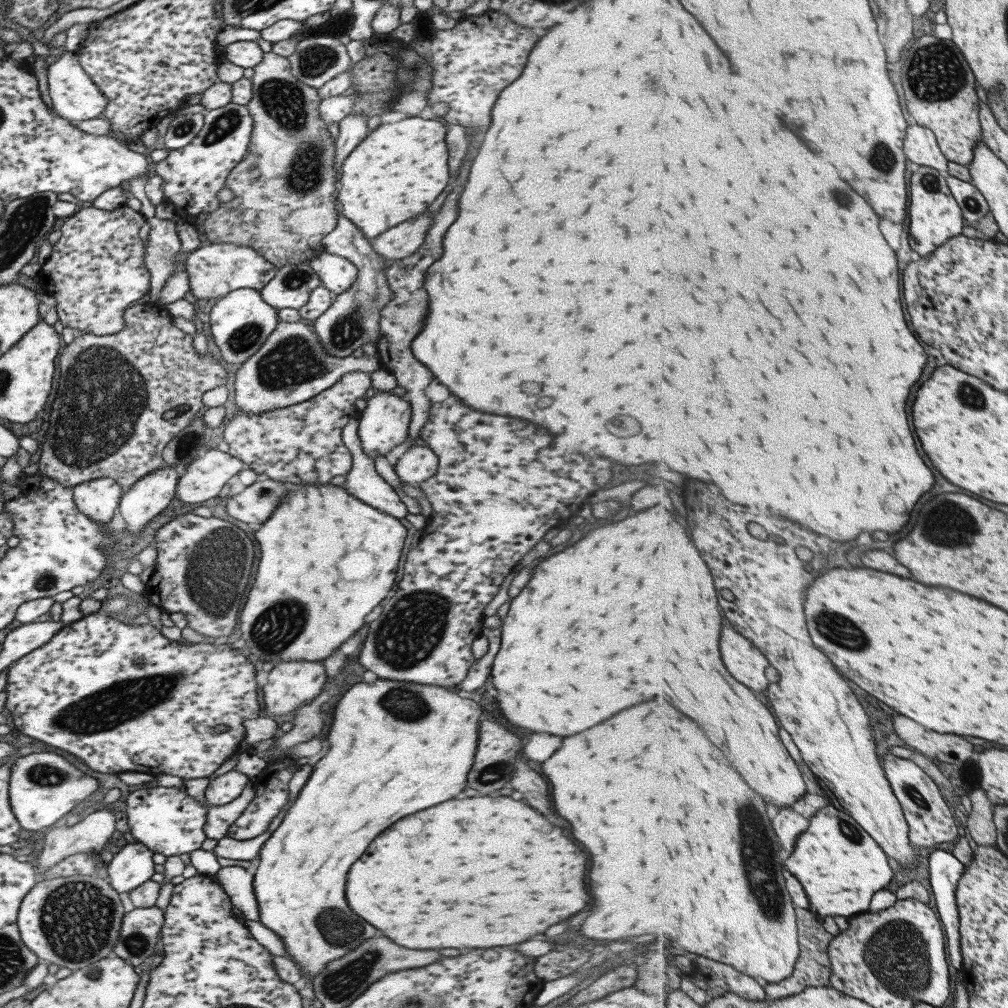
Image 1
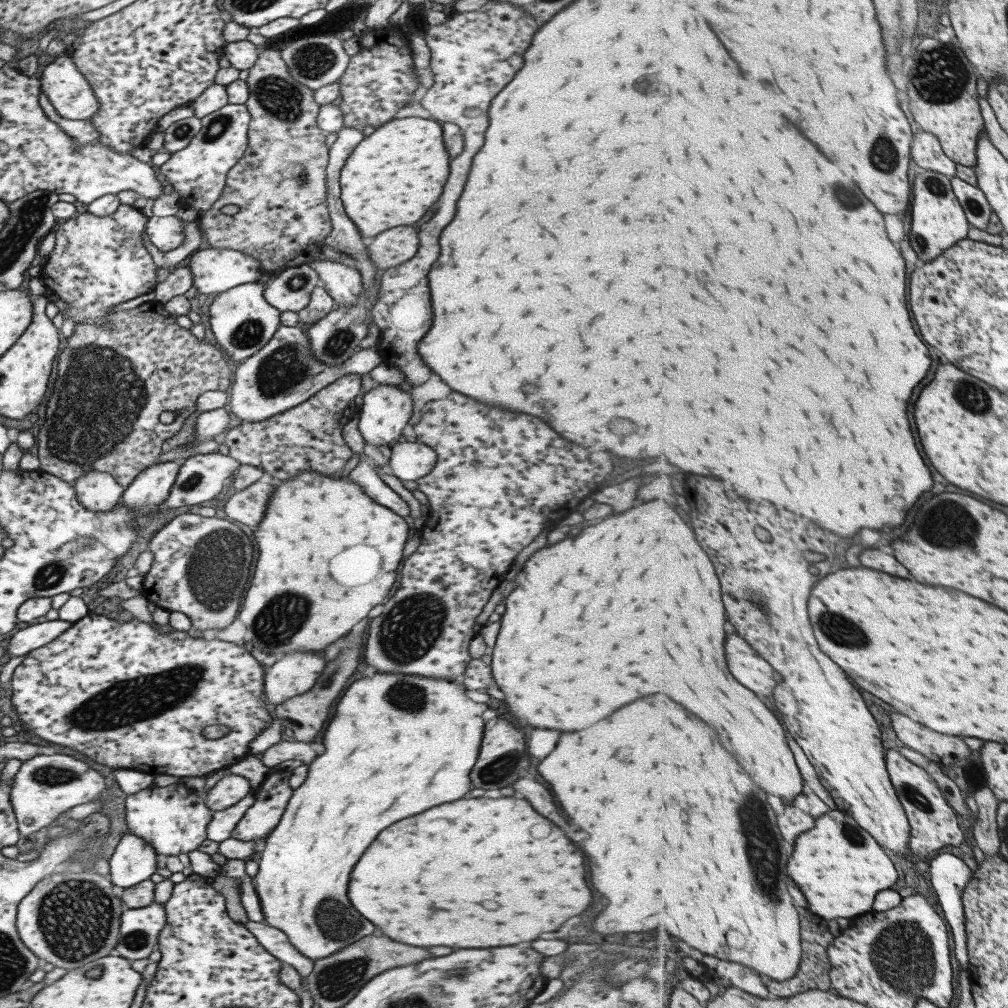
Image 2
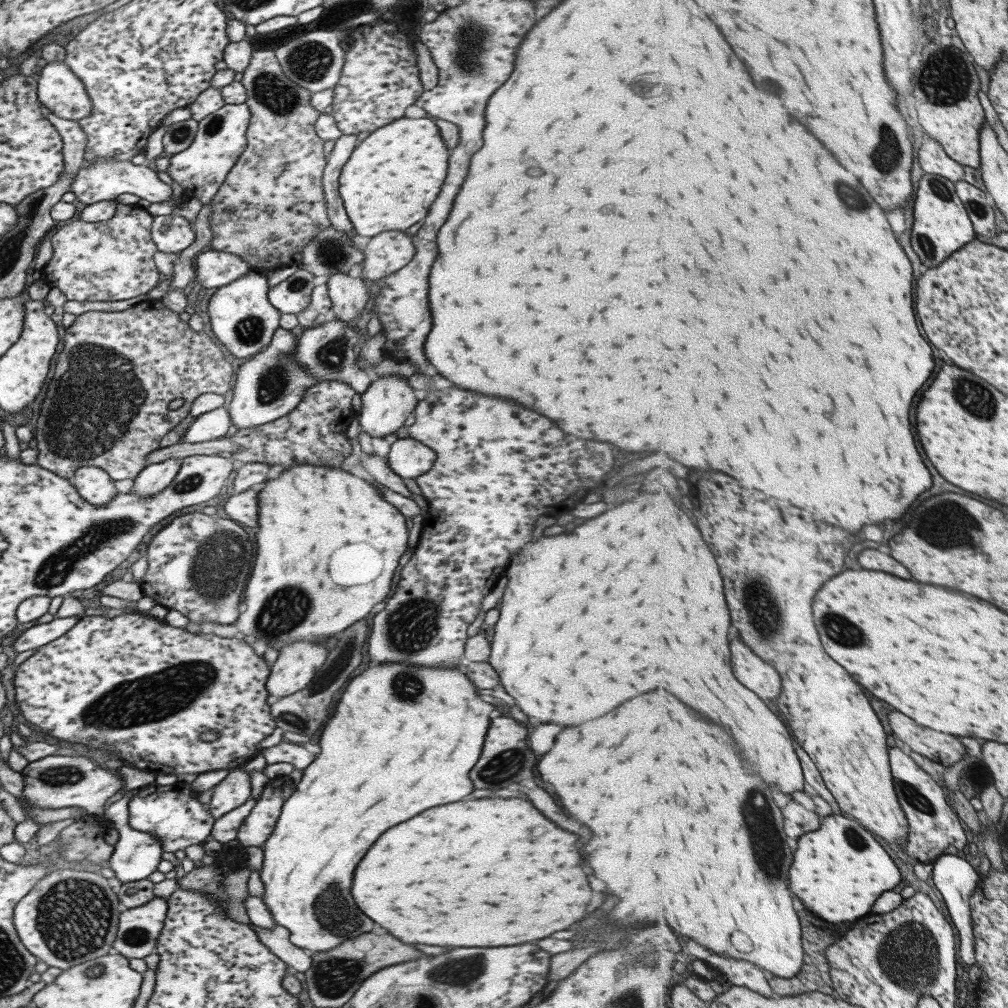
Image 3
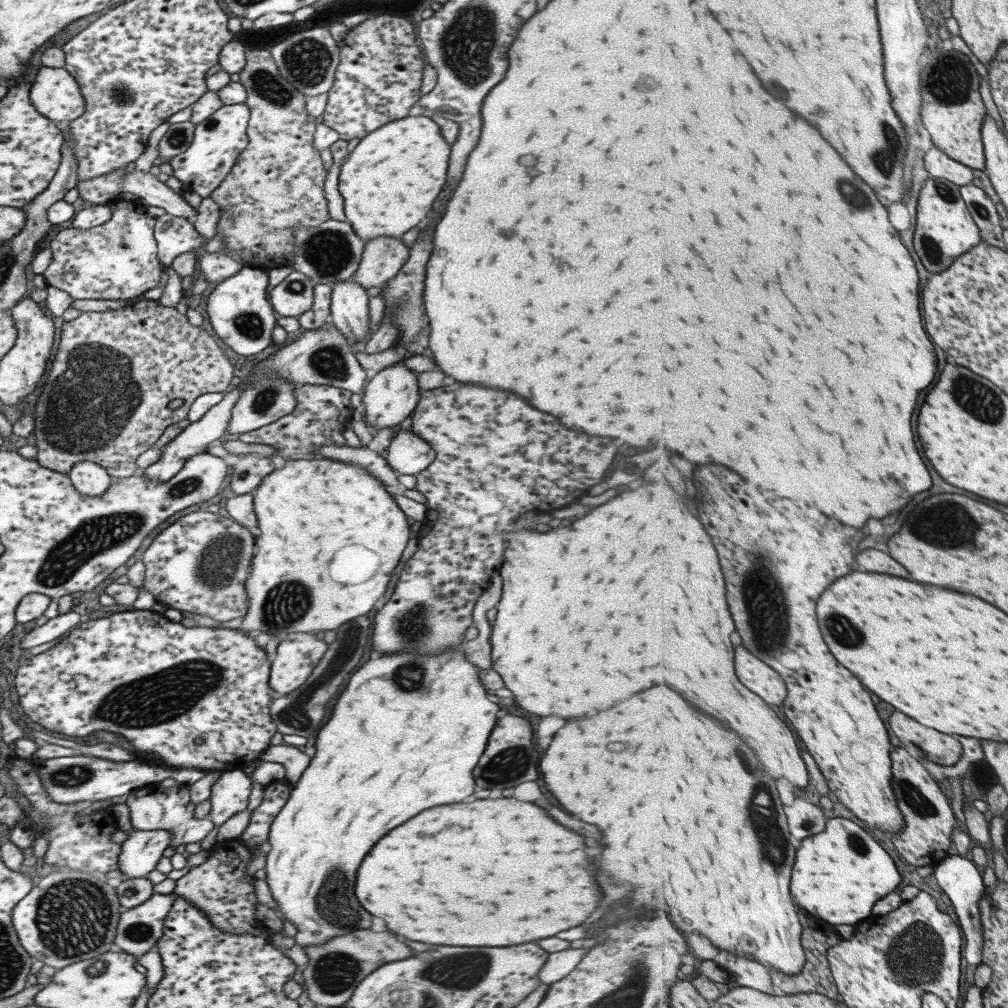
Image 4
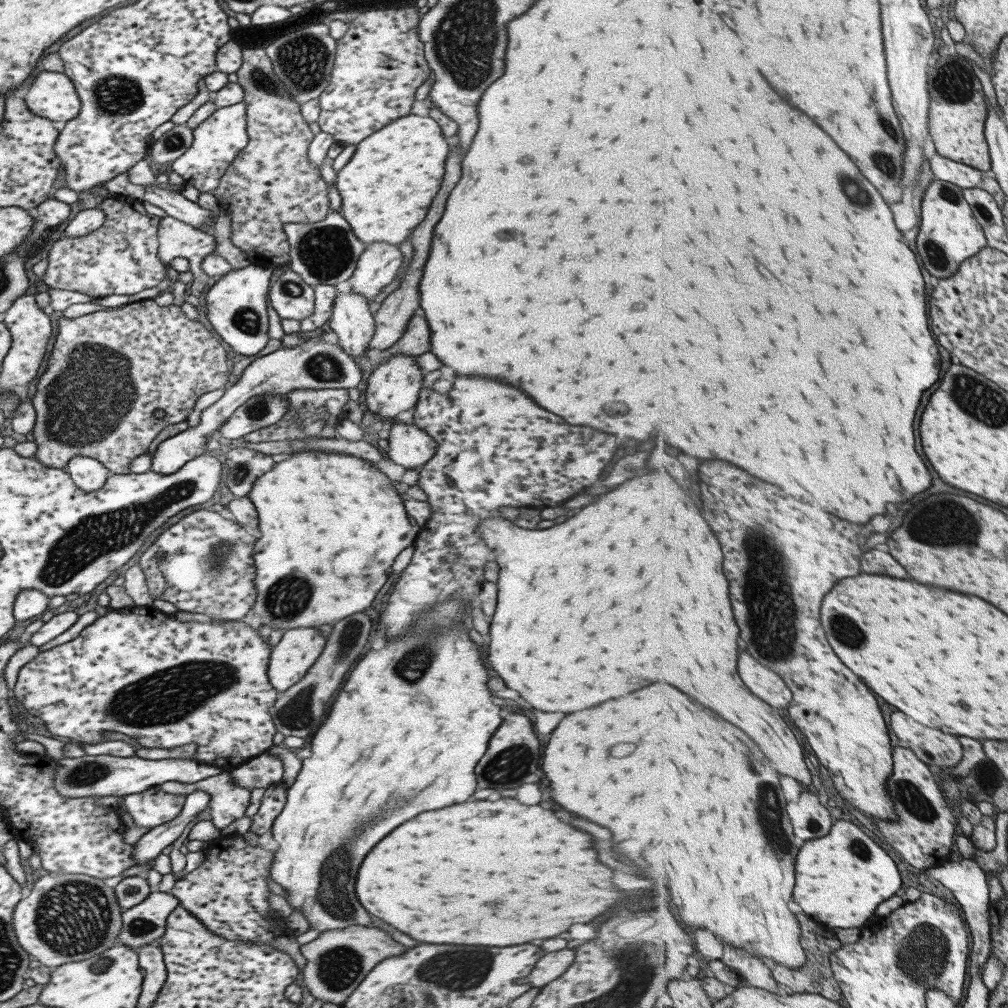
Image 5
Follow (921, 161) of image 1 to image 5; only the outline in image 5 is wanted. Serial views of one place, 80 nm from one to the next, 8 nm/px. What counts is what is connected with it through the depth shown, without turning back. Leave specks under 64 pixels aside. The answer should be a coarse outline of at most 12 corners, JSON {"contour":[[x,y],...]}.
{"contour":[[945,158],[930,159],[935,179],[979,188],[981,169]]}

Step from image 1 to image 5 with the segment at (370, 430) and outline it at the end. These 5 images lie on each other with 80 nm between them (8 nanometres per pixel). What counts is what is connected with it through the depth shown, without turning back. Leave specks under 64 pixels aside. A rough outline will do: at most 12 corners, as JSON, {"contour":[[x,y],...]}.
{"contour":[[390,356],[366,378],[362,406],[393,422],[417,402],[424,373]]}

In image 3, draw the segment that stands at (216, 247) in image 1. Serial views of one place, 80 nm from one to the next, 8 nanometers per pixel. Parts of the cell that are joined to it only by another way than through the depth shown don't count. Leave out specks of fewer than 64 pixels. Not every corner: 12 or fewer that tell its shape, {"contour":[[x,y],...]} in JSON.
{"contour":[[205,248],[194,277],[219,288],[253,268],[237,255]]}

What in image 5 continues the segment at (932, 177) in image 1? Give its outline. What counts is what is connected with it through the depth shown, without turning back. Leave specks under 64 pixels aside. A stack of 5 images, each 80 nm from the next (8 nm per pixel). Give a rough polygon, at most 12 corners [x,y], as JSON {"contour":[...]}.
{"contour":[[934,179],[917,250],[939,280],[988,246],[964,189]]}

